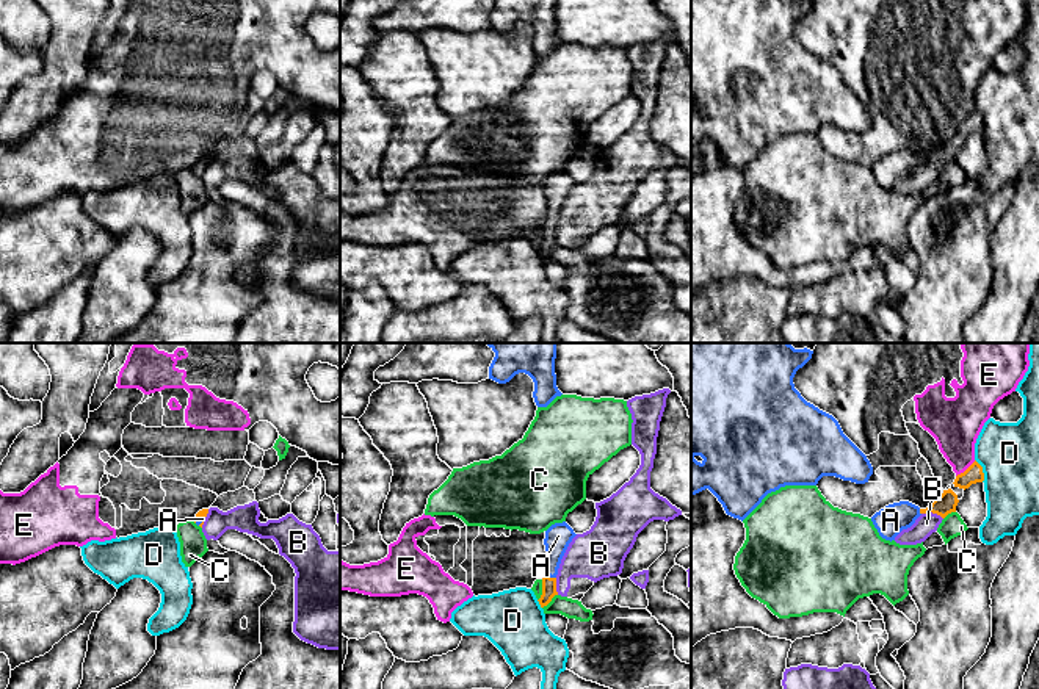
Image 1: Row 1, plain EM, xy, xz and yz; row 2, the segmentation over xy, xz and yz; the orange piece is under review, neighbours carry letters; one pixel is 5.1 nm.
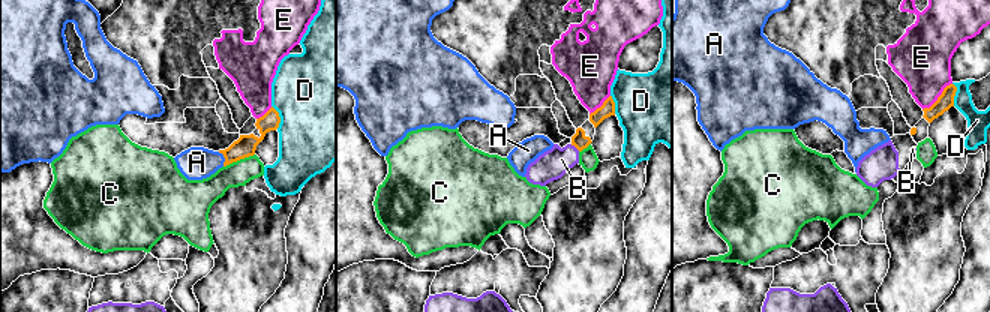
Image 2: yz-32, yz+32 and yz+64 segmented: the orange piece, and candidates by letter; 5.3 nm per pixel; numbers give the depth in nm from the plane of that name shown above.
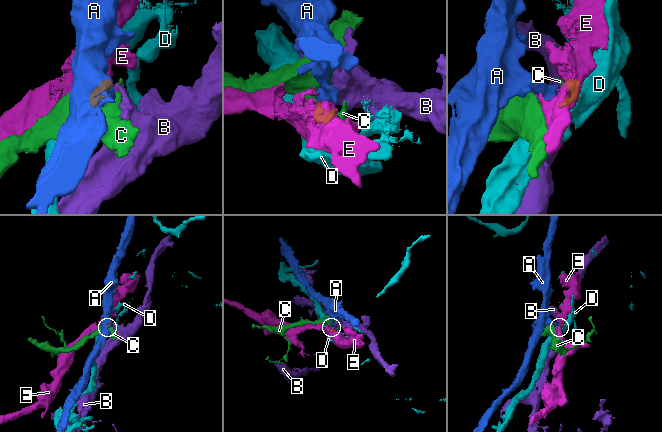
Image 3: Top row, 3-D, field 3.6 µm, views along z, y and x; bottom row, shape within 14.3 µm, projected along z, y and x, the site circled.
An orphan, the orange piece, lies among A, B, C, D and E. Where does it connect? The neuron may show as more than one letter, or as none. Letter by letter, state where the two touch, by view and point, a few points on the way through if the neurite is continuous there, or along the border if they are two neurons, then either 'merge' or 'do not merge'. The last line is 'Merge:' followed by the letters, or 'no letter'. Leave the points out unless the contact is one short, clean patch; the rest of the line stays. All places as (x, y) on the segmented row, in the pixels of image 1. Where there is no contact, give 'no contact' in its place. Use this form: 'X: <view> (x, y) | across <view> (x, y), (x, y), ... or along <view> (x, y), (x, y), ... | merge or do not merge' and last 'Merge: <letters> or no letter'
A: xz (549, 577) | across xz (549, 584), (549, 577), (558, 536) | merge
B: yz (933, 512) | along yz (922, 512), (936, 512), (942, 519) | do not merge
C: xz (543, 591) | along xz (543, 580), (543, 594), (538, 600) | do not merge
D: yz (981, 470) | along yz (975, 459), (981, 467), (983, 481) | do not merge
E: yz (967, 468) | along yz (975, 461), (956, 476) | do not merge
Merge: A

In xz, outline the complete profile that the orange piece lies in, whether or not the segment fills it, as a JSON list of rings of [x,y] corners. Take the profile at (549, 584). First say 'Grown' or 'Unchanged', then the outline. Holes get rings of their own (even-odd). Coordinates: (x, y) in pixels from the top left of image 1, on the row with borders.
Grown. [[[555,523],[545,531],[545,551],[547,551],[547,572],[542,578],[542,595],[538,600],[541,608],[547,606],[556,592],[556,575],[561,564],[561,559],[577,534],[566,523]]]

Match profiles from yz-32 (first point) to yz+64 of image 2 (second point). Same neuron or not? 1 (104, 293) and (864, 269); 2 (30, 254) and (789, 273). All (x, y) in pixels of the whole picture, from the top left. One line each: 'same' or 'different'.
1: same
2: different

